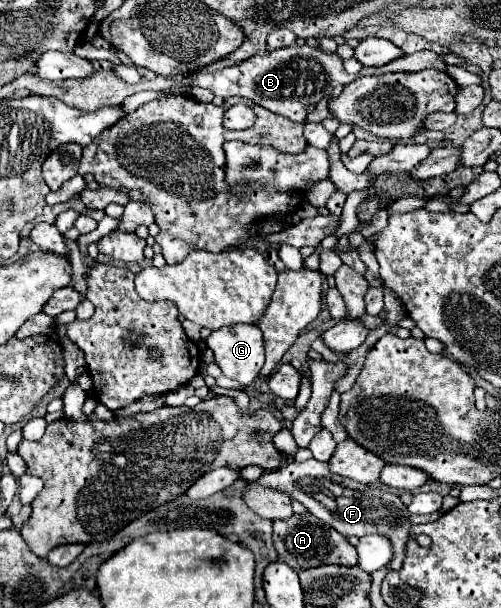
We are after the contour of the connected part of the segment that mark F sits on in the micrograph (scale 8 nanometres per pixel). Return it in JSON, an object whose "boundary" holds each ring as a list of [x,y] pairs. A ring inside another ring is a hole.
{"boundary":[[[309,459],[303,463],[293,461],[271,473],[265,473],[257,483],[269,485],[269,487],[275,487],[287,493],[291,499],[305,505],[309,513],[313,513],[317,519],[331,525],[335,531],[339,531],[345,537],[351,537],[351,535],[363,537],[369,533],[385,535],[393,545],[393,553],[399,553],[391,557],[387,569],[389,571],[401,569],[403,559],[405,559],[405,545],[409,541],[409,527],[411,527],[409,517],[411,515],[407,507],[401,503],[397,493],[385,491],[379,485],[361,485],[361,483],[355,483],[353,479],[331,475],[331,471],[327,471],[327,463],[315,461],[315,459]]]}

